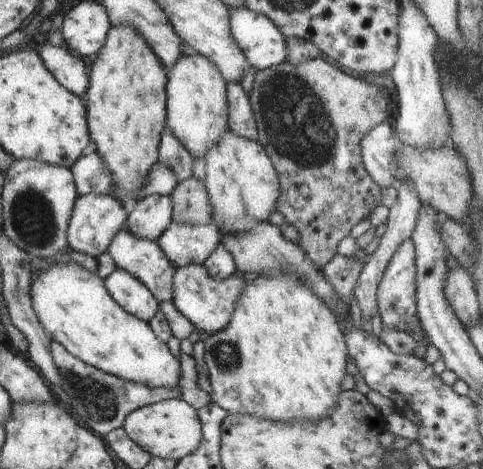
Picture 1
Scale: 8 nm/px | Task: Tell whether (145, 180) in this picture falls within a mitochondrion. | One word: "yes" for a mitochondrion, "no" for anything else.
no

